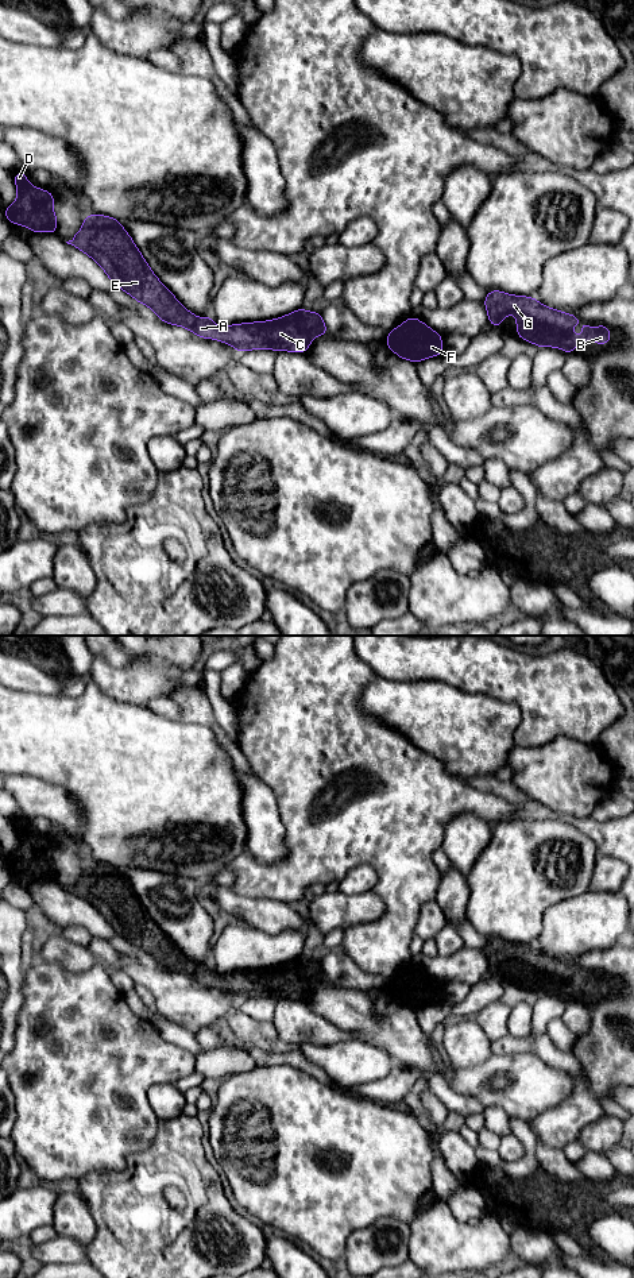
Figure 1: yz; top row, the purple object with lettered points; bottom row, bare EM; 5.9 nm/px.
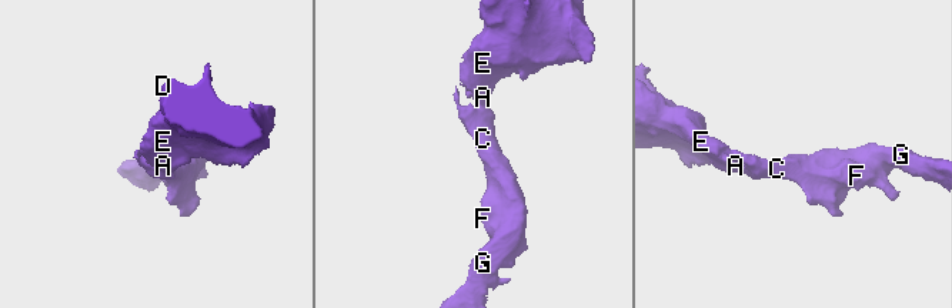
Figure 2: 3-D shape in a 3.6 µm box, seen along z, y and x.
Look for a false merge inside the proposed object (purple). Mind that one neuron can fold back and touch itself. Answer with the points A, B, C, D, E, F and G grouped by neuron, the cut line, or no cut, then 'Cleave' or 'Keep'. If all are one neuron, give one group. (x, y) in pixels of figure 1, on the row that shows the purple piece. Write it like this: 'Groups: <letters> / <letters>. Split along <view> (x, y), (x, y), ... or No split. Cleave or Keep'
Groups: A B C D E F G. No split. Keep

